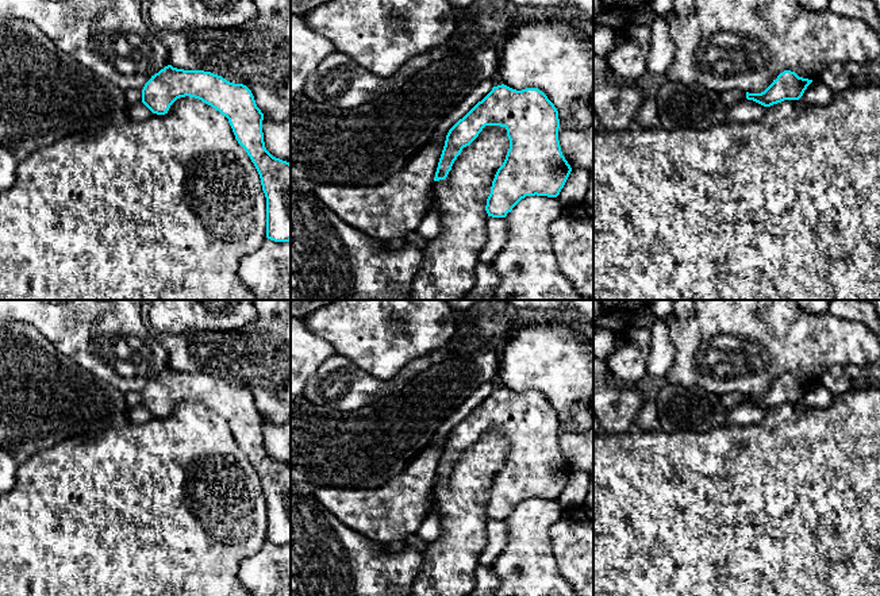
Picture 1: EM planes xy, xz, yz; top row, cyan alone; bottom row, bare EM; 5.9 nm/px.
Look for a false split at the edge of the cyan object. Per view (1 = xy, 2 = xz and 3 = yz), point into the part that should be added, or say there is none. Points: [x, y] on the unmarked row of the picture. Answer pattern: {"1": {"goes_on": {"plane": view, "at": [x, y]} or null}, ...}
{"1": {"goes_on": null}, "2": {"goes_on": null}, "3": {"goes_on": null}}

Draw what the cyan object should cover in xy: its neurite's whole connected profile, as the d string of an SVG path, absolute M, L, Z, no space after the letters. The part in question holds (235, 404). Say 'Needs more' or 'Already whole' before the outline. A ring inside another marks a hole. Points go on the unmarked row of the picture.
Already whole. M165 369L145 387L142 405L157 418L168 416L180 400L195 400L228 422L235 442L254 466L266 500L266 541L291 543L291 466L273 460L265 450L264 416L251 393L204 373Z

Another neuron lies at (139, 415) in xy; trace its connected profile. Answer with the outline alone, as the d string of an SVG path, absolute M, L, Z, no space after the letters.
M139 405L139 407L131 408L130 418L132 424L143 424L151 420L154 416L143 405Z

